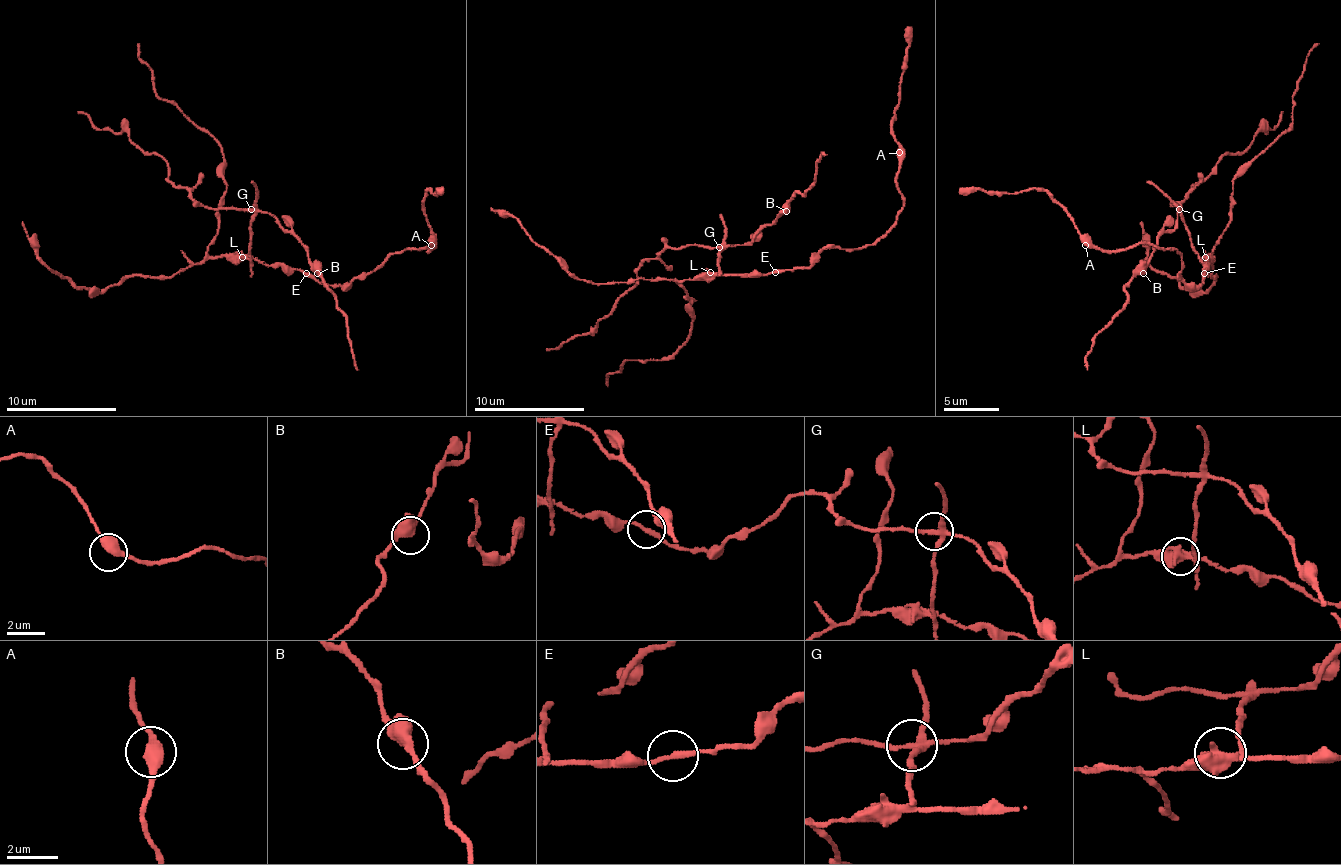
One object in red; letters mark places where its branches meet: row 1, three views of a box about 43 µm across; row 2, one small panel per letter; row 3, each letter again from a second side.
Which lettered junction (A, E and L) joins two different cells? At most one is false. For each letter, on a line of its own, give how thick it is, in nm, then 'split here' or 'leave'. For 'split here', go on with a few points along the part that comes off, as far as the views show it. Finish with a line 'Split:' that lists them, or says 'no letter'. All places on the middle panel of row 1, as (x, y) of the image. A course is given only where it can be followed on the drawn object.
A: calibre 480 nm; leave
E: calibre 190 nm; leave
L: calibre 420 nm; split here; course (711, 272), (719, 269), (713, 247), (677, 247), (647, 258), (636, 283), (586, 336), (547, 349)
Split: L

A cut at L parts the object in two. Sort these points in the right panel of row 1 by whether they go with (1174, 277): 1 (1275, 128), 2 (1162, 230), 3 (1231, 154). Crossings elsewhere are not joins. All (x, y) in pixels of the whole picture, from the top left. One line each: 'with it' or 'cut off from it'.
1: cut off from it
2: cut off from it
3: cut off from it

